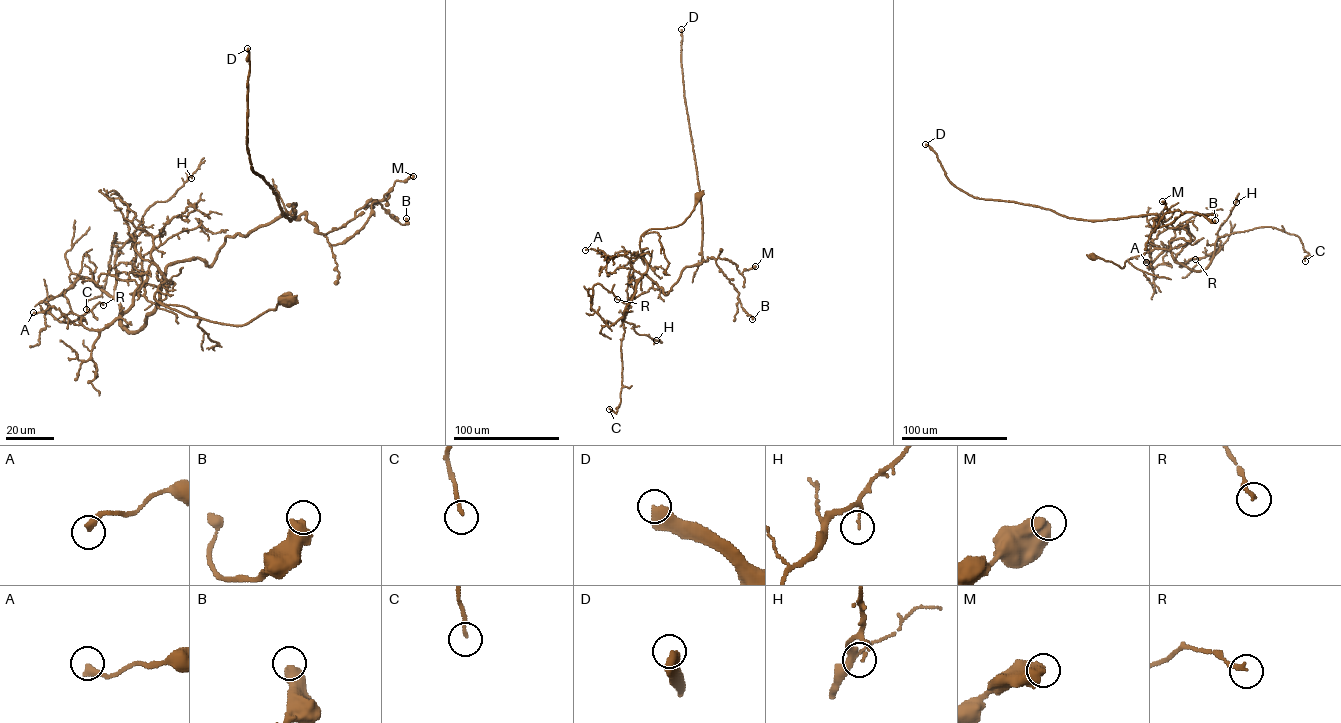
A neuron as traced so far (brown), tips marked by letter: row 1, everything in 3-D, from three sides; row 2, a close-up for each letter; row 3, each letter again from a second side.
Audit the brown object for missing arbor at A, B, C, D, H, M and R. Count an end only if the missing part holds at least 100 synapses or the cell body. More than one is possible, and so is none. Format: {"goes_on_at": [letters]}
{"goes_on_at": ["D"]}

